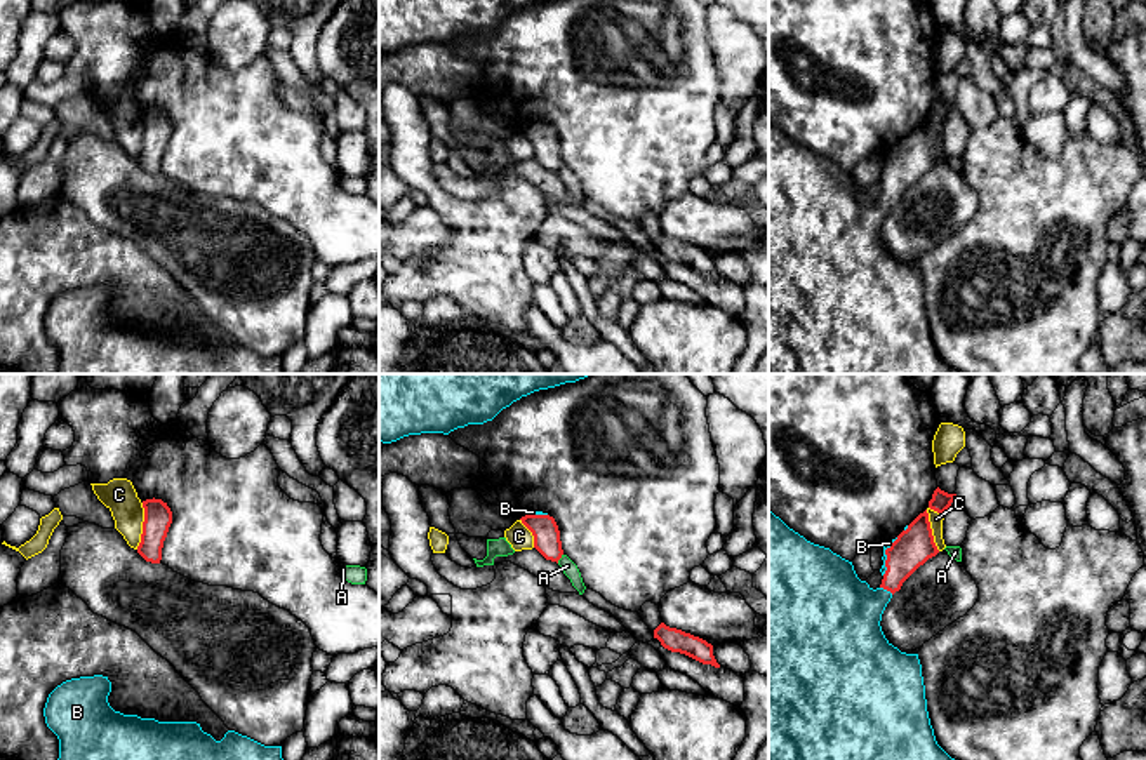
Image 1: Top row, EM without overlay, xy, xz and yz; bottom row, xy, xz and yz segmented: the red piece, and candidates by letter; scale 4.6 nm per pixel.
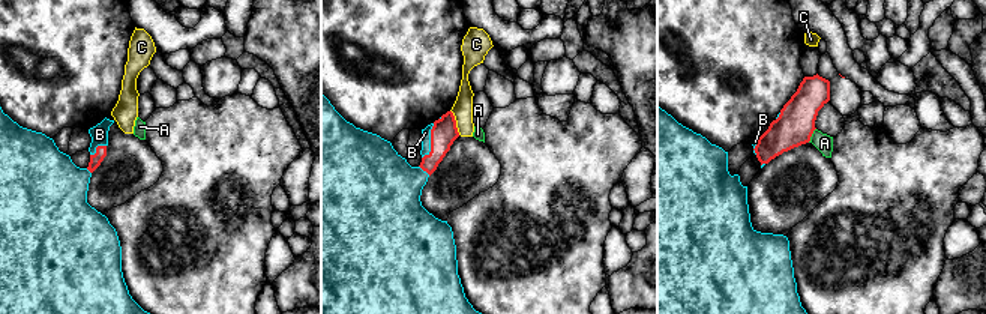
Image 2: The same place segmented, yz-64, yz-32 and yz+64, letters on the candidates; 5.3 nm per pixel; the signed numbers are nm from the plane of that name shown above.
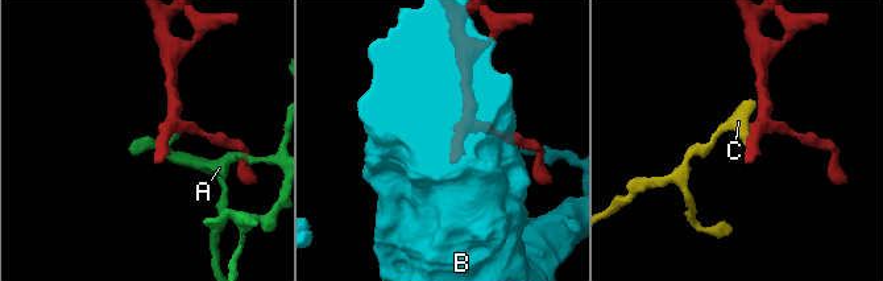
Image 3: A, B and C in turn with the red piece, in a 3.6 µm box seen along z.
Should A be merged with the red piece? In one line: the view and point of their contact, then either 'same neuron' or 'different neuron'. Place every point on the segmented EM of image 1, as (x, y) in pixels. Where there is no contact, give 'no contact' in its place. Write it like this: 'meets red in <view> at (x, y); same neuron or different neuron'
meets red in xz at (560, 557); different neuron

